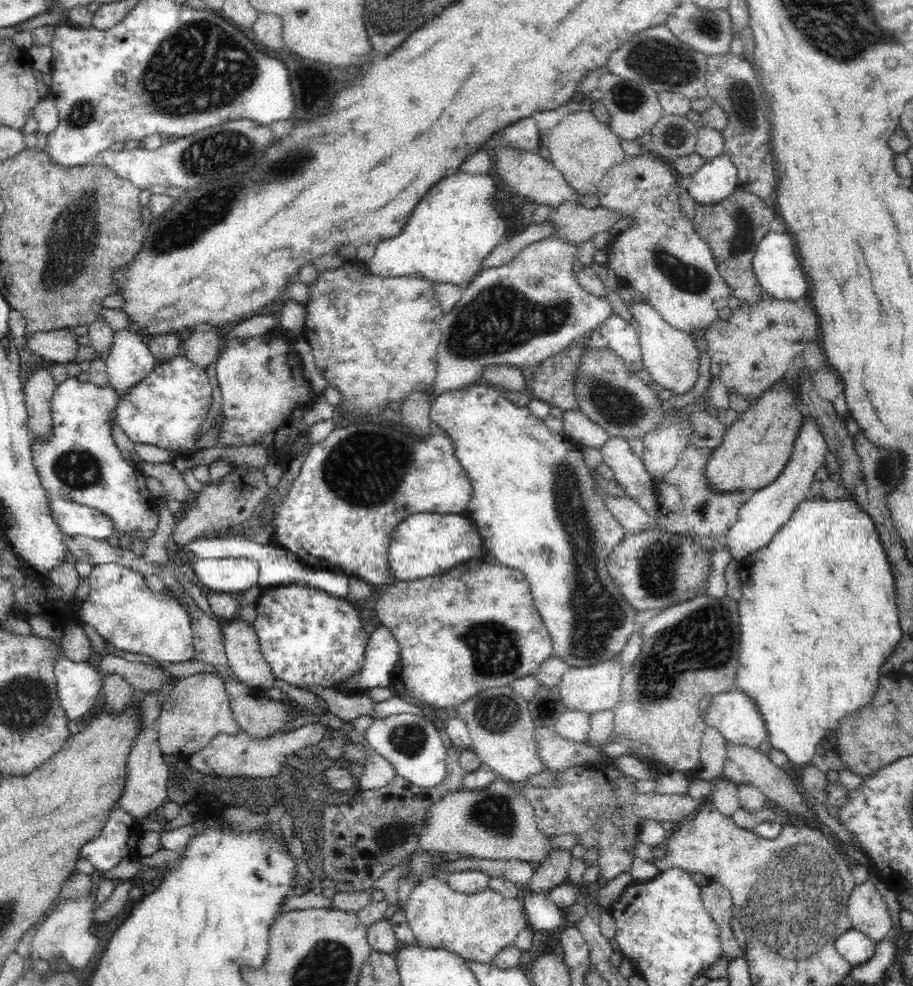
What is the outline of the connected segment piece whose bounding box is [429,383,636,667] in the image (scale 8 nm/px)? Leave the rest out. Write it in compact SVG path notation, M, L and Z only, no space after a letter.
M485 383L472 385L470 388L464 388L464 390L452 390L452 392L440 394L431 405L429 414L435 428L439 428L451 440L454 456L470 481L472 497L470 497L464 514L476 527L476 531L478 531L482 540L484 553L494 556L497 564L514 568L524 575L532 602L550 636L553 654L559 656L569 667L587 667L608 660L611 656L620 653L627 645L634 629L632 622L636 612L628 604L628 601L623 599L619 589L615 587L607 568L607 558L611 550L620 544L627 533L607 510L603 498L595 492L595 482L588 474L586 465L582 461L581 448L561 432L558 434L552 433L542 420L534 417L528 411L526 406L520 408L514 405L501 389Z

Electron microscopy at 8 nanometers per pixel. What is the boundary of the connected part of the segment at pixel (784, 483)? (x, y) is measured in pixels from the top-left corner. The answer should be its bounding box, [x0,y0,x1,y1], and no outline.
[720,417,829,561]

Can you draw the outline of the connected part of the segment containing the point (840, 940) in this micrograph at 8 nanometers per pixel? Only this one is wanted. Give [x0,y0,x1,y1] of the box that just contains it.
[835,928,874,966]

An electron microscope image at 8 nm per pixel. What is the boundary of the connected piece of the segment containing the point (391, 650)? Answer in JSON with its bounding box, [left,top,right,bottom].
[340,624,400,693]

